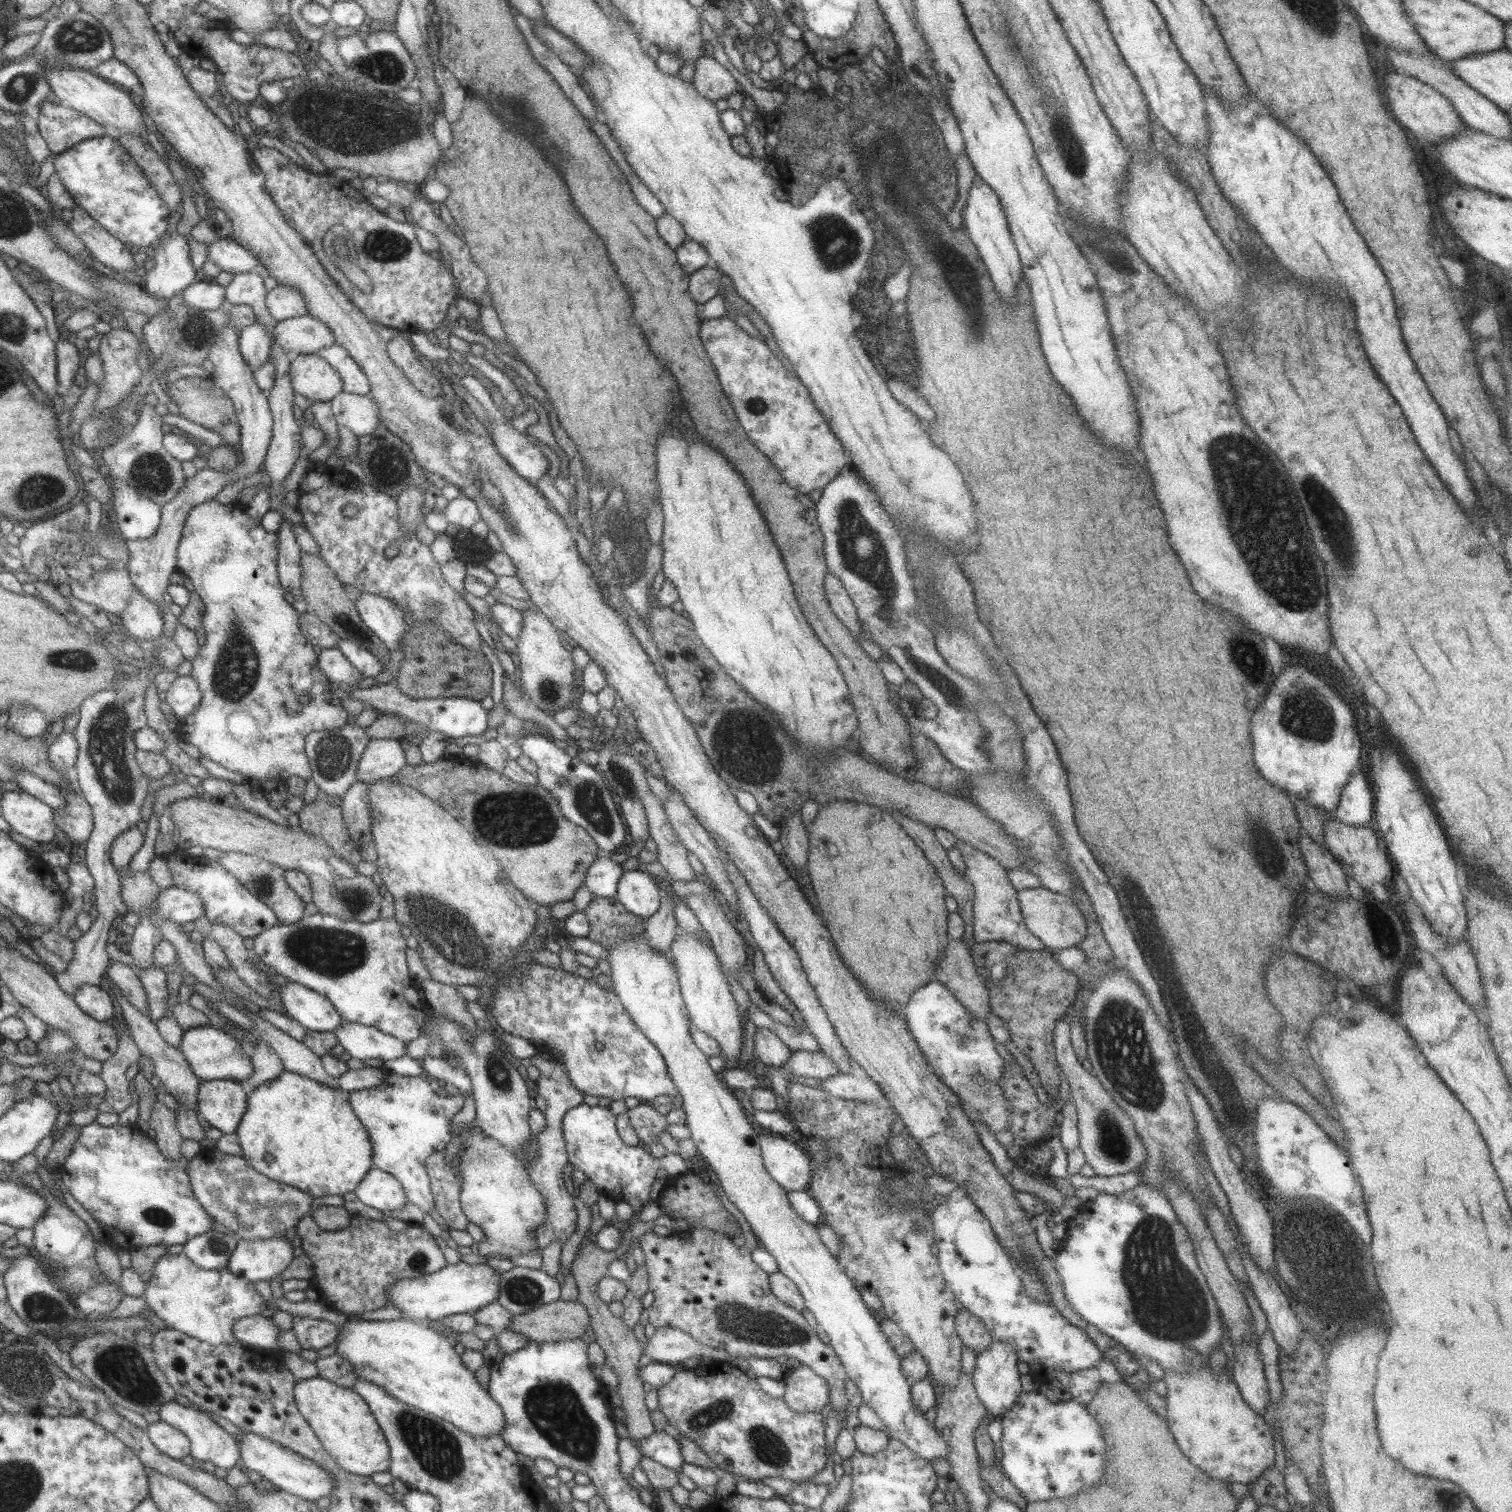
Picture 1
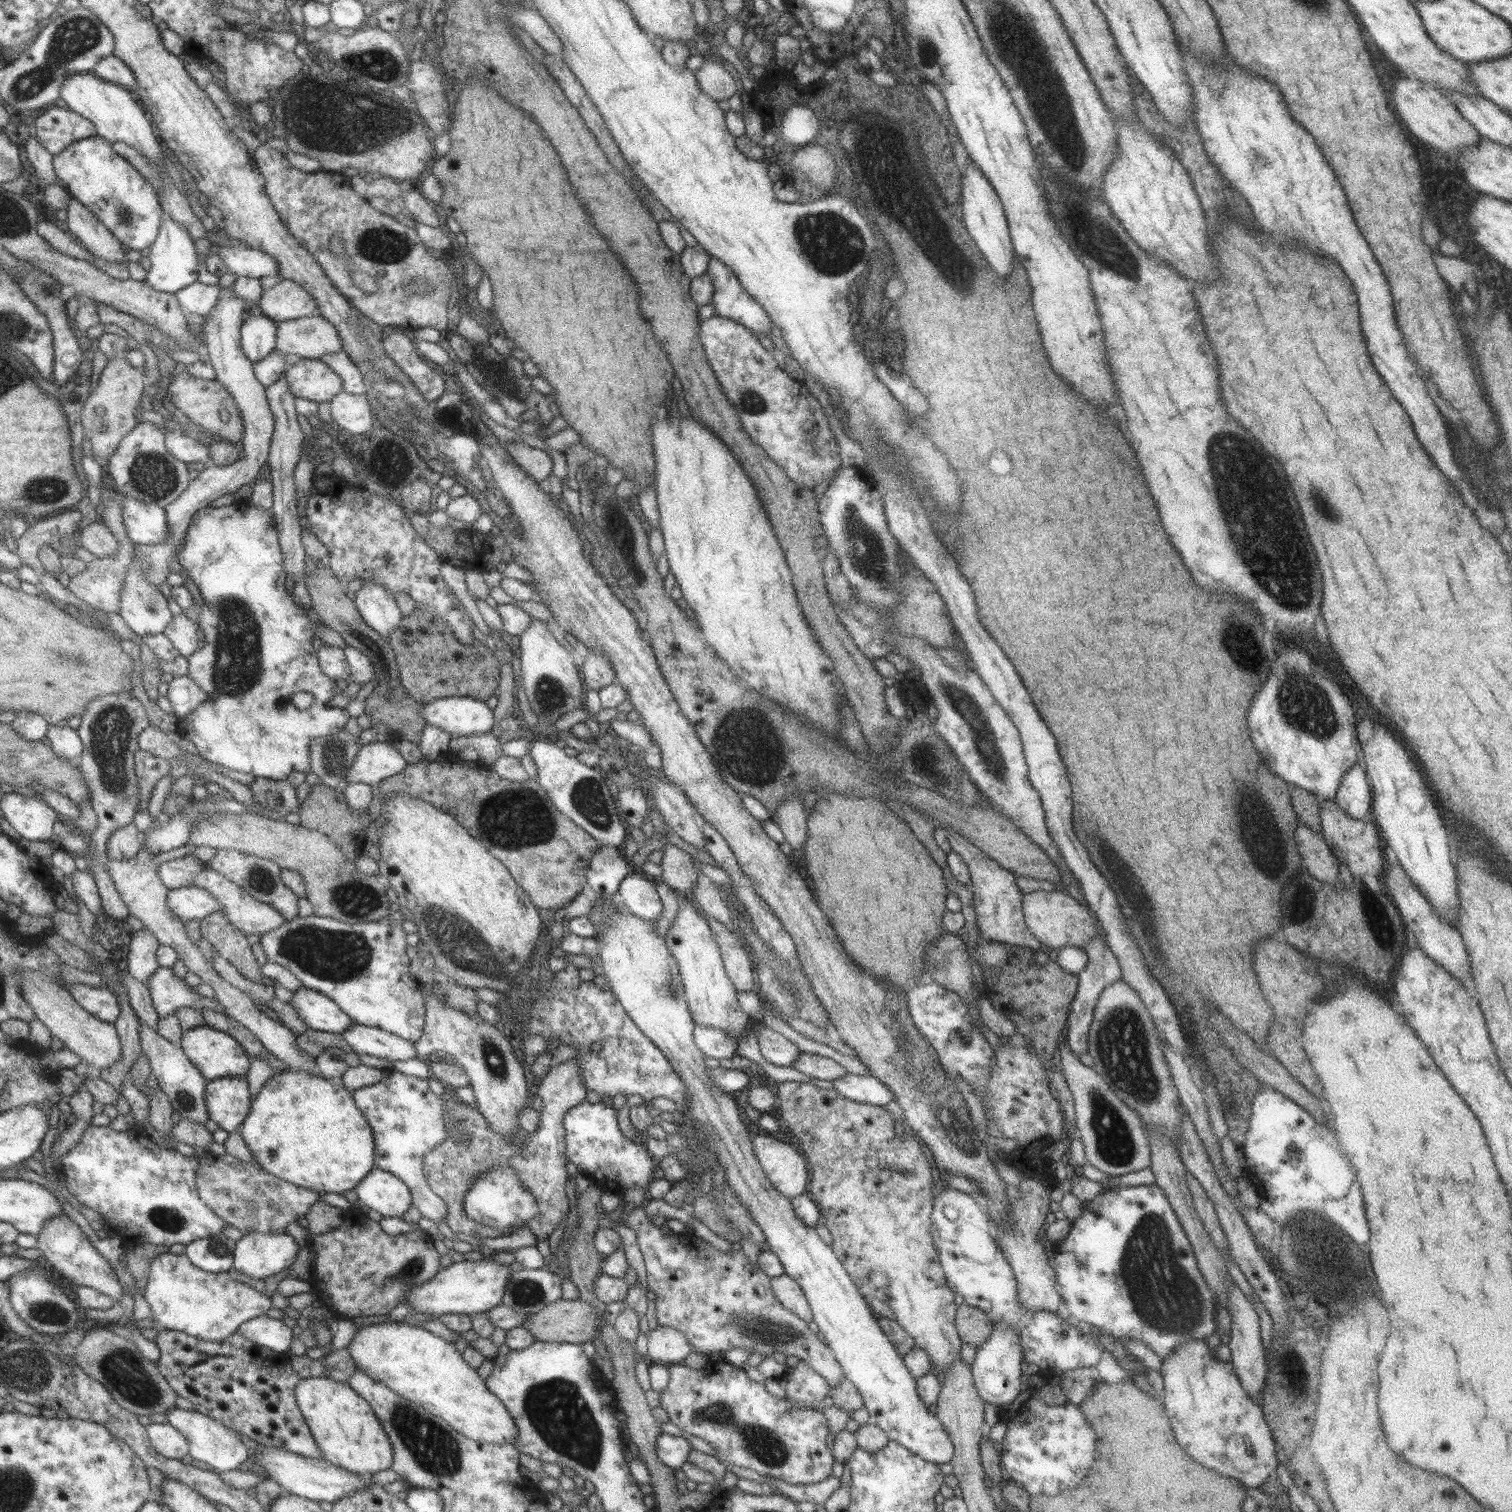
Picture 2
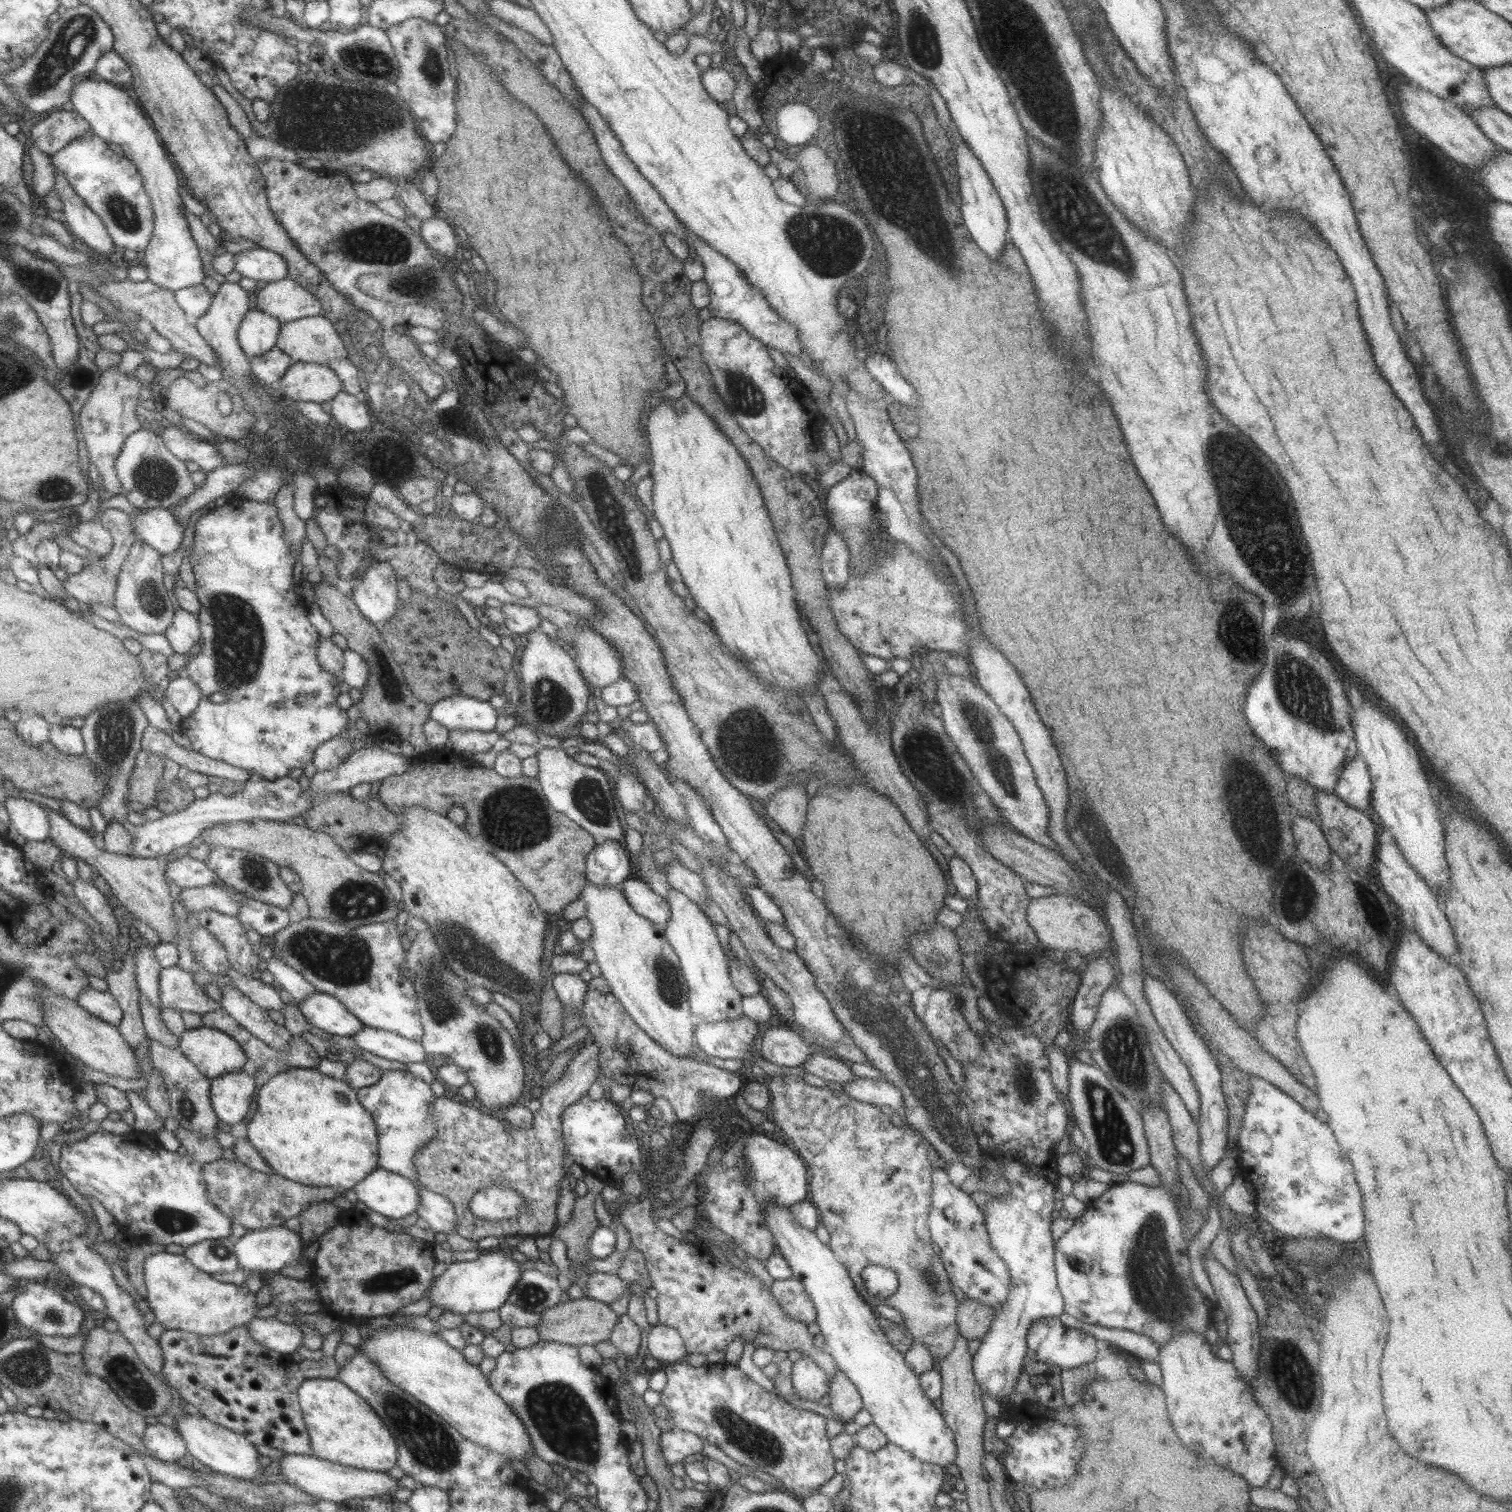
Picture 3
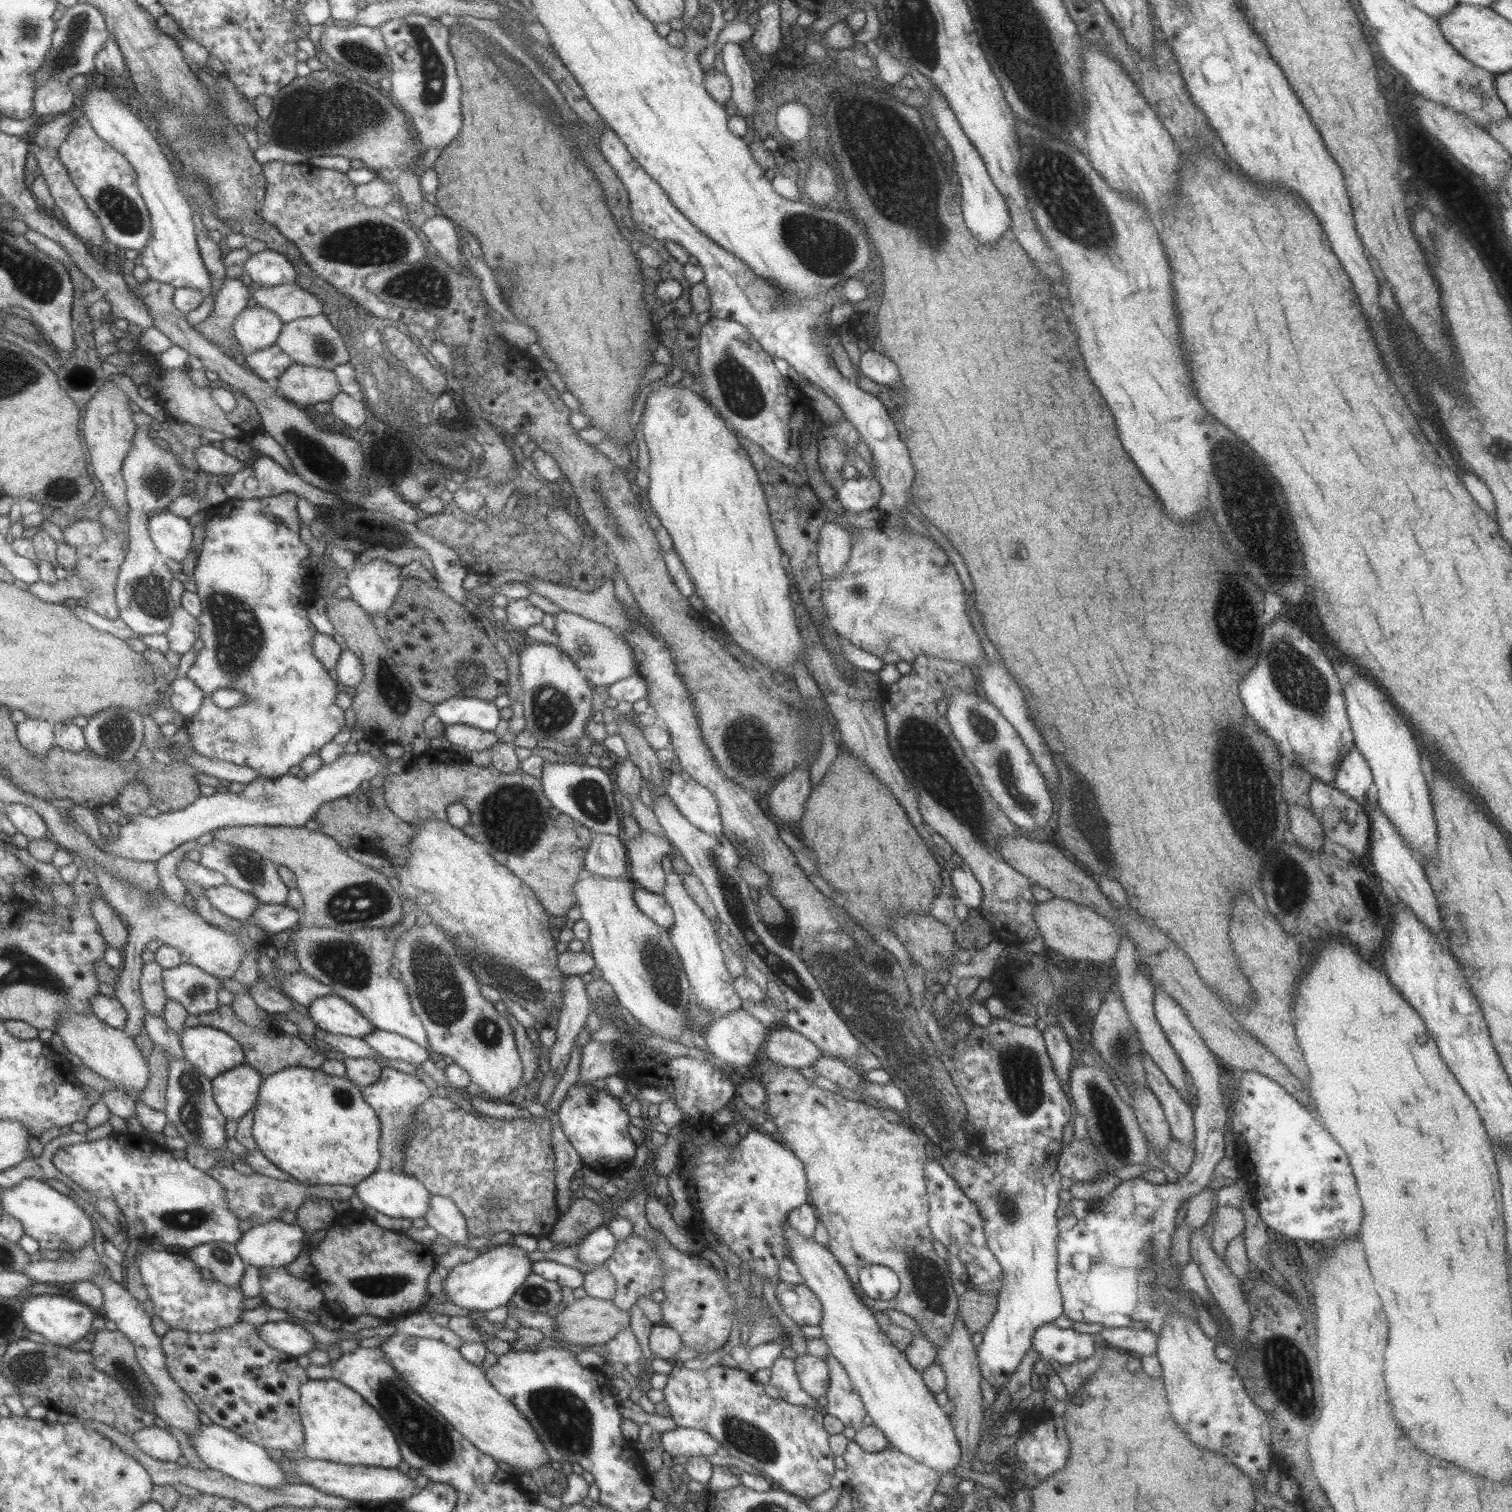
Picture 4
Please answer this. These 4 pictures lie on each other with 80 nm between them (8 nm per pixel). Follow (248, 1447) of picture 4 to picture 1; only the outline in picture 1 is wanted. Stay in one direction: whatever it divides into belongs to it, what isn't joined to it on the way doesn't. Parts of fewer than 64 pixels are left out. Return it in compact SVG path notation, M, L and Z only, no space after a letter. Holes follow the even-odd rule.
M168 1400L158 1408L159 1421L180 1430L190 1444L190 1454L196 1459L213 1463L217 1468L228 1468L239 1465L239 1447L233 1435L223 1431L217 1423L209 1419L205 1412L199 1408L185 1407L175 1400Z

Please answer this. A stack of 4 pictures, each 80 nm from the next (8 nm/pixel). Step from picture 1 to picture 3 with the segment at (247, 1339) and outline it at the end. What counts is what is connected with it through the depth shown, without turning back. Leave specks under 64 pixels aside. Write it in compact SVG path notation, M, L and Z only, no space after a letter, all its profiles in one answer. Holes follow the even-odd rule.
M253 1318L245 1324L249 1336L259 1344L290 1355L301 1346L301 1331L299 1326L283 1323L272 1318Z

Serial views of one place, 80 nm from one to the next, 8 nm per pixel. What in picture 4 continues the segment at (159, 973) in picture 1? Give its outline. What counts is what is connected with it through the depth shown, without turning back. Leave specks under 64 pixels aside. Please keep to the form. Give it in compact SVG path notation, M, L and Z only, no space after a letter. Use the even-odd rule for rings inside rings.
M181 963L162 970L162 987L168 1000L174 1000L193 1016L215 1010L218 979L191 964Z

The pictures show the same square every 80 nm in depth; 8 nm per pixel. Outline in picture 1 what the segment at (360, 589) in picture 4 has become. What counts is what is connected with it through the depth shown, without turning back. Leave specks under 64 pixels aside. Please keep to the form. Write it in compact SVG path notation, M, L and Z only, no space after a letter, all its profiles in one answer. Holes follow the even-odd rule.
M361 592L354 605L364 625L384 647L390 650L397 648L406 631L402 610L390 600L370 592Z

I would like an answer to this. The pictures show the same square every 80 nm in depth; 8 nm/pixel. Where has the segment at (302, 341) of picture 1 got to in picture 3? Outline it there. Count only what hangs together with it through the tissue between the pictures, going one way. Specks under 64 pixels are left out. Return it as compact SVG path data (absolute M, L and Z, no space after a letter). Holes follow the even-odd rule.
M307 316L280 323L276 346L290 358L306 363L327 364L329 360L341 360L347 357L345 346L330 320L321 316Z

